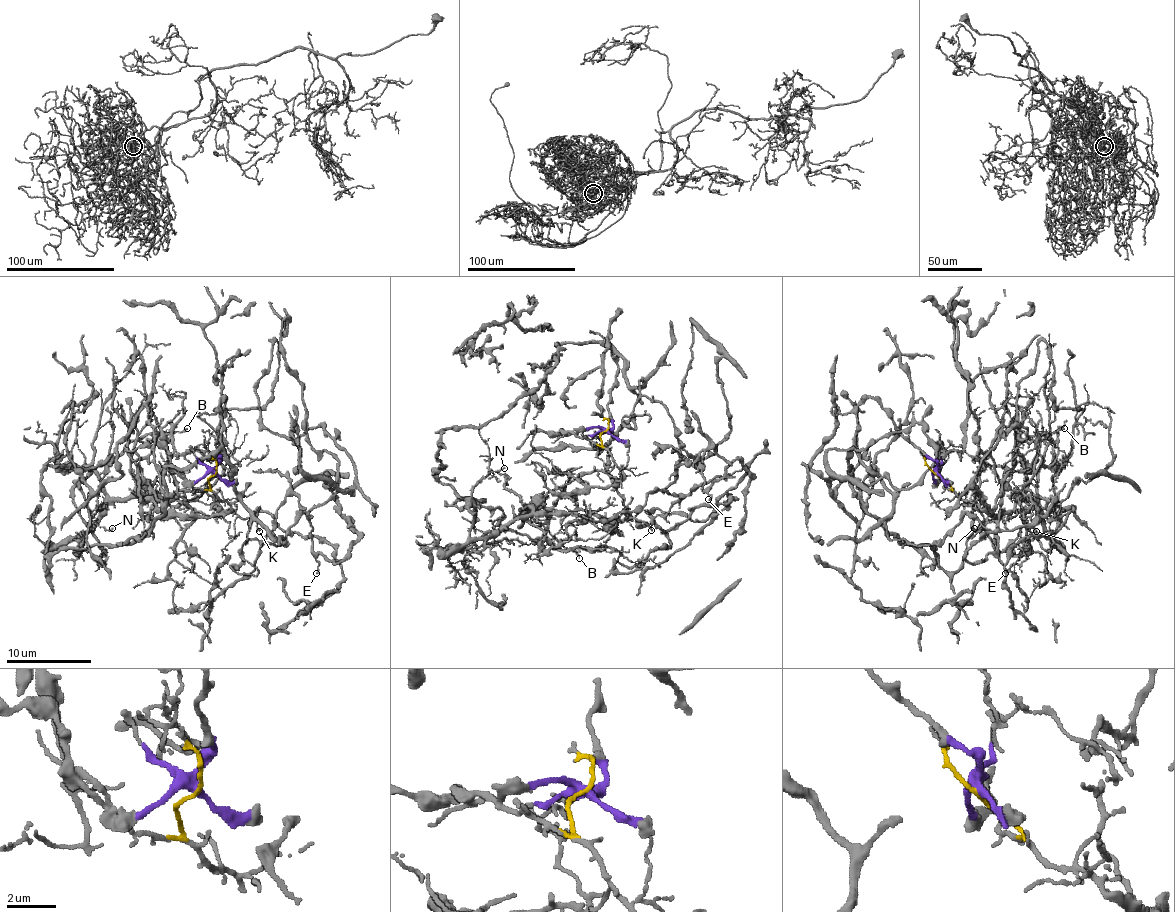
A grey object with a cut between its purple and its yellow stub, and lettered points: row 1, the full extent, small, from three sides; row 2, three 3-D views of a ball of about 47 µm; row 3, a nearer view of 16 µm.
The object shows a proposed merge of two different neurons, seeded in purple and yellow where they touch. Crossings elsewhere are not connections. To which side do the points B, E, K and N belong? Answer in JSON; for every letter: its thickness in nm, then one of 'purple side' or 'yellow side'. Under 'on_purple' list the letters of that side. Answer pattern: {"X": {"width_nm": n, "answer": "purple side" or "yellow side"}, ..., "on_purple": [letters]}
{"B": {"width_nm": 140, "answer": "yellow side"}, "E": {"width_nm": 140, "answer": "purple side"}, "K": {"width_nm": 140, "answer": "yellow side"}, "N": {"width_nm": 130, "answer": "yellow side"}, "on_purple": ["E"]}

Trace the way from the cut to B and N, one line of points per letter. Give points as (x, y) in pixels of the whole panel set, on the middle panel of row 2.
B: (606, 431), (602, 446), (621, 478), (606, 486), (566, 493), (544, 512), (523, 518), (525, 512), (578, 558)
N: (606, 431), (602, 446), (621, 478), (566, 493), (544, 512), (472, 537), (470, 493), (504, 467)

